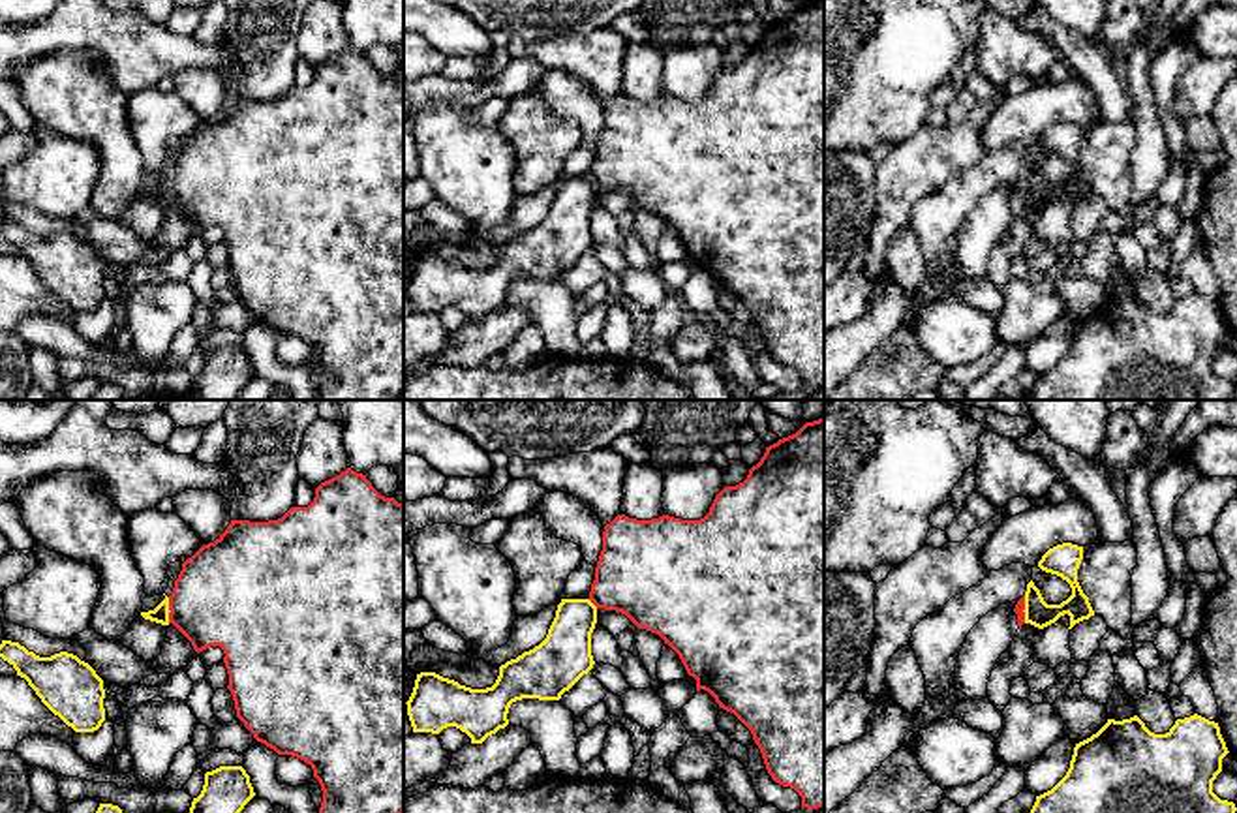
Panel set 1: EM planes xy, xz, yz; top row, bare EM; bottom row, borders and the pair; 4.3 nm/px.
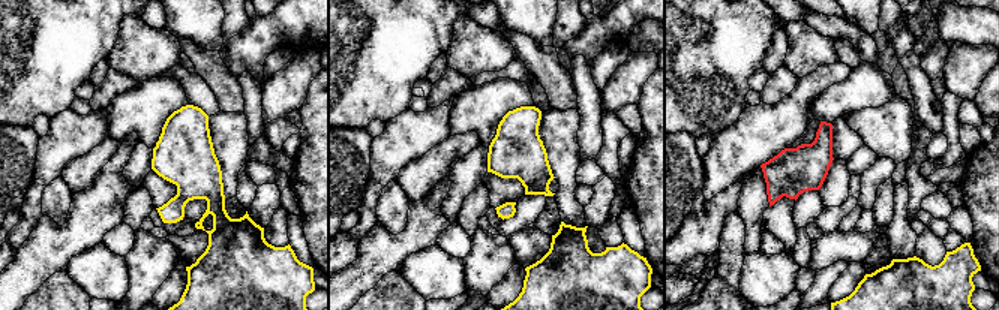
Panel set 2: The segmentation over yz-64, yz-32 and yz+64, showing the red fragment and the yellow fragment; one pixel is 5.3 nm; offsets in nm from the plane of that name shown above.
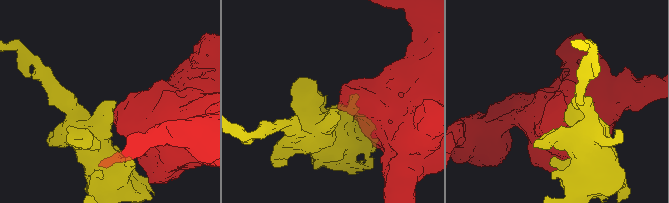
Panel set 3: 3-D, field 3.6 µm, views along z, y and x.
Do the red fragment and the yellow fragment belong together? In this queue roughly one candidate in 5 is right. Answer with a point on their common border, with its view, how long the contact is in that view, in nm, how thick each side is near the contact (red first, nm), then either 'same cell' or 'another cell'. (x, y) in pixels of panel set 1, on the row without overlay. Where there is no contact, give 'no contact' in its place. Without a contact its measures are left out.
contact yz (1023, 188); length 120 nm; calibres 50 and 120 nm; another cell

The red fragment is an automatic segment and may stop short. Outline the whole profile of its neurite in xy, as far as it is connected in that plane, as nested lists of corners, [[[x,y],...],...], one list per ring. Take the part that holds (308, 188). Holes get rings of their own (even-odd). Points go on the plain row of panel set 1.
[[[347,47],[321,62],[308,86],[291,86],[282,98],[268,101],[231,100],[214,122],[203,124],[182,143],[169,190],[169,203],[197,233],[210,225],[223,229],[237,297],[253,317],[278,334],[291,334],[312,345],[323,370],[319,400],[398,400],[404,392],[404,83],[381,75],[366,54]]]

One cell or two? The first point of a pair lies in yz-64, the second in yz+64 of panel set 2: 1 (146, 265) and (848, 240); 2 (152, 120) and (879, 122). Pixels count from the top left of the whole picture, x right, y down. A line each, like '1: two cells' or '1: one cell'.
1: one cell
2: two cells

